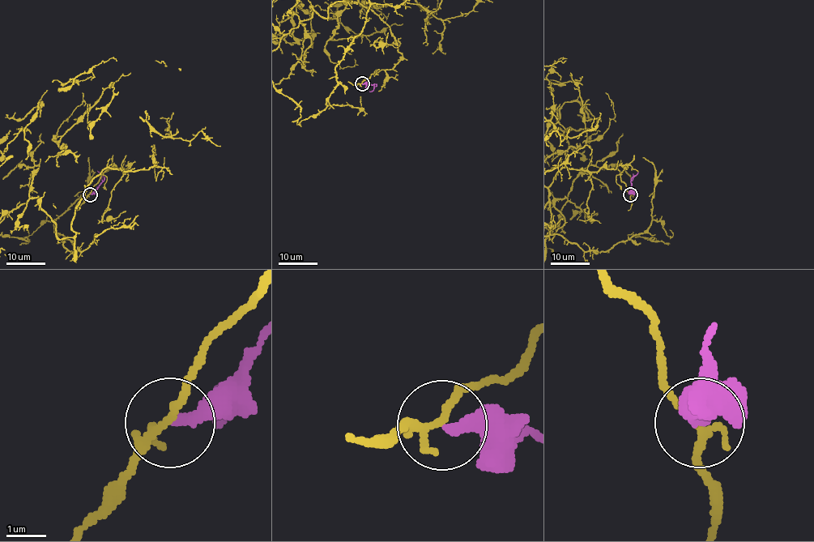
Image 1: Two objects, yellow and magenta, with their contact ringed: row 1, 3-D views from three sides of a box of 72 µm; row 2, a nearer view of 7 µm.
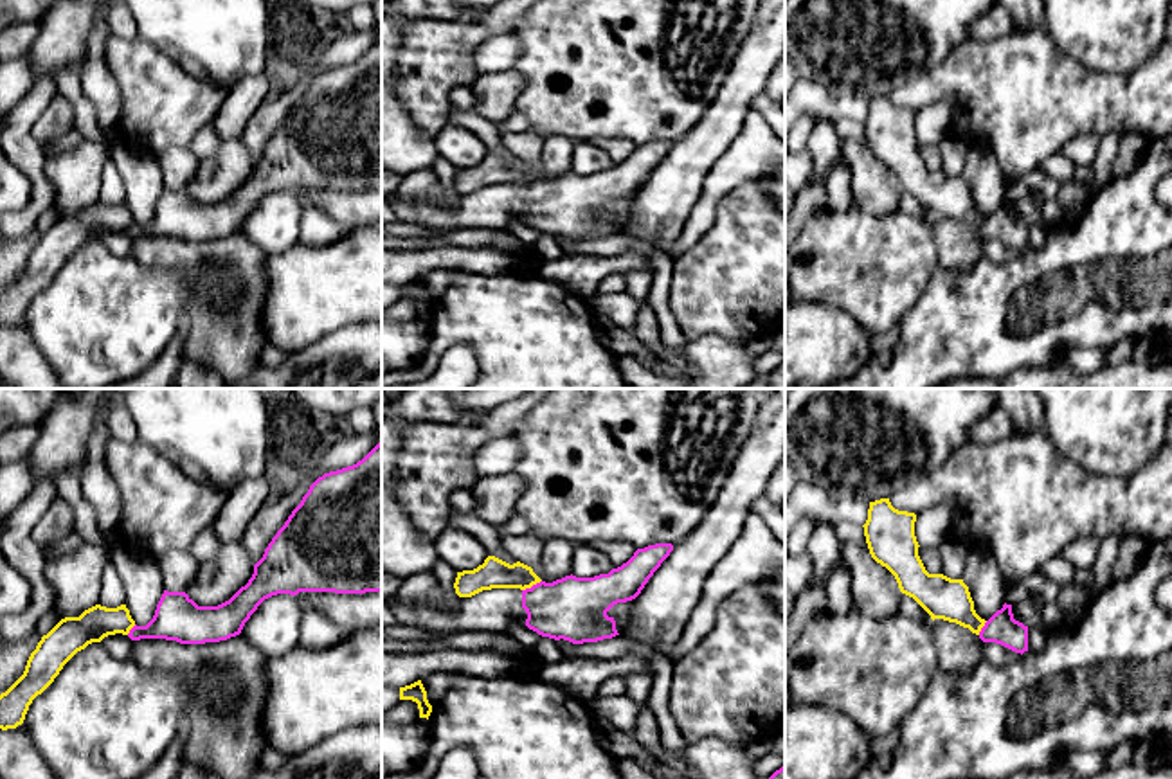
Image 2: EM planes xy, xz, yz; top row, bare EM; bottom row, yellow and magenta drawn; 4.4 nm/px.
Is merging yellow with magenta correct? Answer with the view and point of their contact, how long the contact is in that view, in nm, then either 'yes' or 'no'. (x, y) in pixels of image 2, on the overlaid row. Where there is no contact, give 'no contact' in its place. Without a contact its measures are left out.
xz (531, 585) | 100 nm | no

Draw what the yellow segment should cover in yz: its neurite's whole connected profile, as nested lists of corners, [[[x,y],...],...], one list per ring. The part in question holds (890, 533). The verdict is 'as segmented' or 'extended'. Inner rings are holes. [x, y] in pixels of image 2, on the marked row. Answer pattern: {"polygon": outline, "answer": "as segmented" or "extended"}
{"polygon": [[[889,498],[870,502],[862,527],[871,558],[895,576],[900,592],[913,597],[933,621],[956,622],[979,635],[987,621],[976,613],[963,579],[925,570],[918,556],[915,522],[915,513],[895,509]]], "answer": "as segmented"}

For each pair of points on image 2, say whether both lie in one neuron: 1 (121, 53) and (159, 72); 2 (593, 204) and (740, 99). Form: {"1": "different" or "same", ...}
{"1": "same", "2": "different"}

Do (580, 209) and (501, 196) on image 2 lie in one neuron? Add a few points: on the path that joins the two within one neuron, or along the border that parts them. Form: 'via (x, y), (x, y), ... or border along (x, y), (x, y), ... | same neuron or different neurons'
via (560, 205), (521, 204) | same neuron

